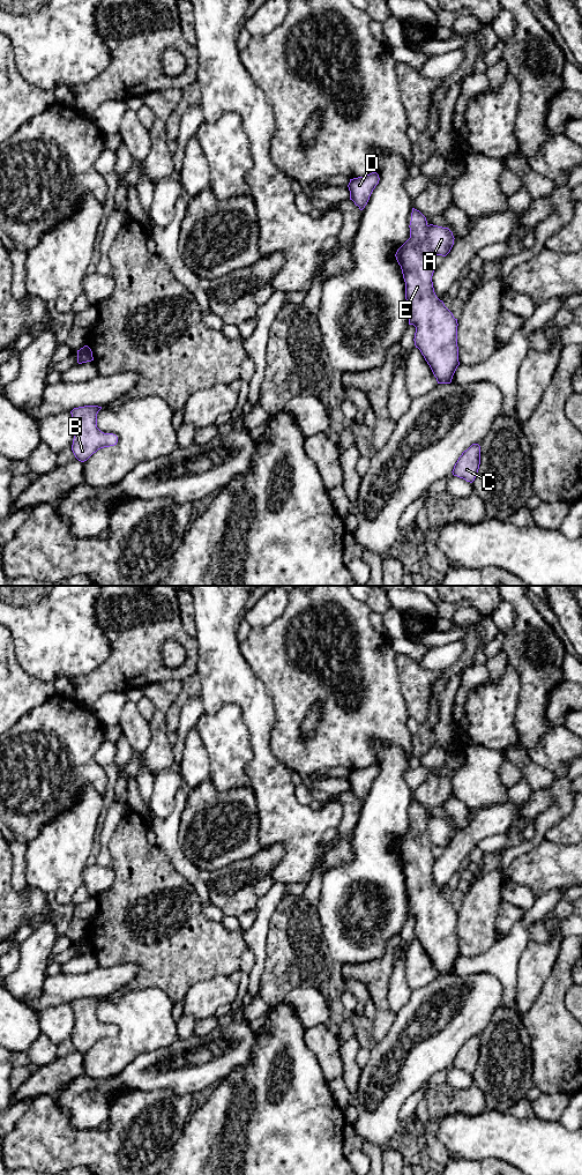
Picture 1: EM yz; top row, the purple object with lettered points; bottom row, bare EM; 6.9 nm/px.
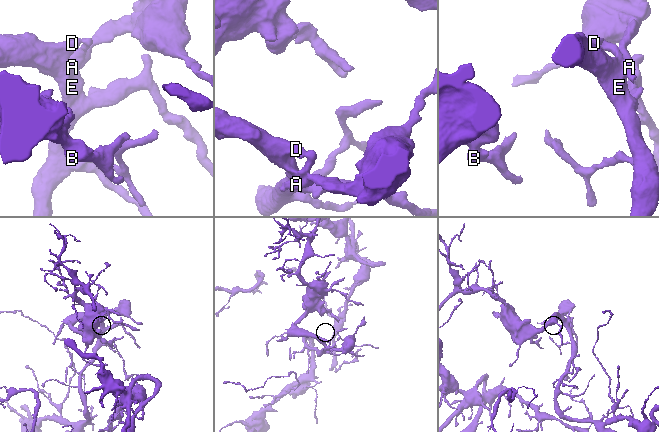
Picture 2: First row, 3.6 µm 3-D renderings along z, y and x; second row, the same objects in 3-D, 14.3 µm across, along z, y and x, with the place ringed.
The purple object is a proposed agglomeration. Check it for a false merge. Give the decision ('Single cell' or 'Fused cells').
Fused cells

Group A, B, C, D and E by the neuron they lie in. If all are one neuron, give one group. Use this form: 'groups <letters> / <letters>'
groups A / B C D E

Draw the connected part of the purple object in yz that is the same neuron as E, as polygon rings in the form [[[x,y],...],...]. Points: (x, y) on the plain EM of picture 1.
[[[412,800],[410,812],[410,830],[397,841],[395,848],[401,857],[405,873],[405,891],[408,897],[409,916],[416,919],[415,937],[430,957],[438,975],[450,975],[460,957],[457,938],[457,910],[440,892],[433,879],[434,847],[431,842],[426,809]]]

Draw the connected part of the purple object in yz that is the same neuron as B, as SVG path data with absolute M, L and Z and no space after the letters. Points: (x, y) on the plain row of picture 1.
M84 997L70 1003L75 1019L72 1042L81 1054L87 1053L98 1041L118 1034L115 1026L104 1025L97 1019L97 1005L100 1001L98 997Z

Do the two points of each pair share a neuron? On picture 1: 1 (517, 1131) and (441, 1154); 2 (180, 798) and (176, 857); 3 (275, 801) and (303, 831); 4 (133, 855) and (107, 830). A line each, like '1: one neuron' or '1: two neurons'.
1: two neurons
2: one neuron
3: one neuron
4: two neurons

